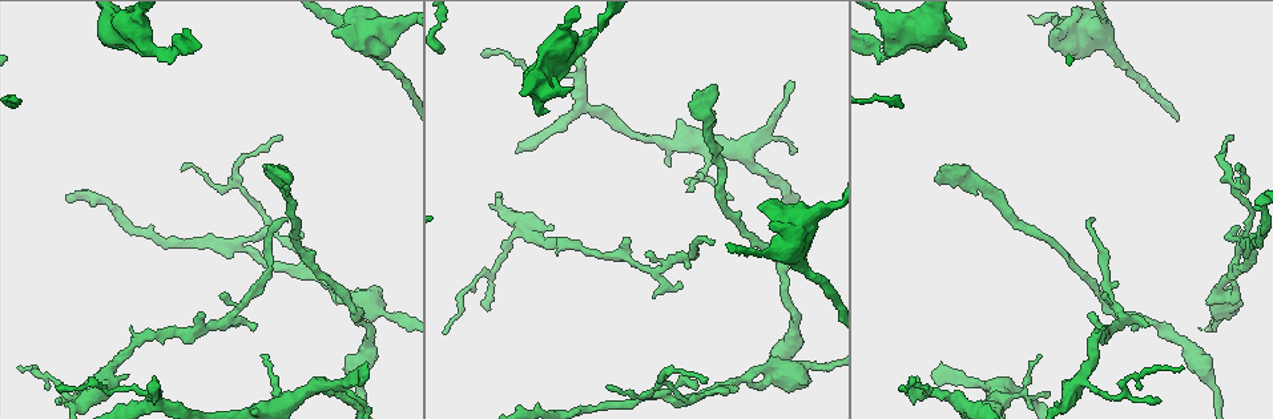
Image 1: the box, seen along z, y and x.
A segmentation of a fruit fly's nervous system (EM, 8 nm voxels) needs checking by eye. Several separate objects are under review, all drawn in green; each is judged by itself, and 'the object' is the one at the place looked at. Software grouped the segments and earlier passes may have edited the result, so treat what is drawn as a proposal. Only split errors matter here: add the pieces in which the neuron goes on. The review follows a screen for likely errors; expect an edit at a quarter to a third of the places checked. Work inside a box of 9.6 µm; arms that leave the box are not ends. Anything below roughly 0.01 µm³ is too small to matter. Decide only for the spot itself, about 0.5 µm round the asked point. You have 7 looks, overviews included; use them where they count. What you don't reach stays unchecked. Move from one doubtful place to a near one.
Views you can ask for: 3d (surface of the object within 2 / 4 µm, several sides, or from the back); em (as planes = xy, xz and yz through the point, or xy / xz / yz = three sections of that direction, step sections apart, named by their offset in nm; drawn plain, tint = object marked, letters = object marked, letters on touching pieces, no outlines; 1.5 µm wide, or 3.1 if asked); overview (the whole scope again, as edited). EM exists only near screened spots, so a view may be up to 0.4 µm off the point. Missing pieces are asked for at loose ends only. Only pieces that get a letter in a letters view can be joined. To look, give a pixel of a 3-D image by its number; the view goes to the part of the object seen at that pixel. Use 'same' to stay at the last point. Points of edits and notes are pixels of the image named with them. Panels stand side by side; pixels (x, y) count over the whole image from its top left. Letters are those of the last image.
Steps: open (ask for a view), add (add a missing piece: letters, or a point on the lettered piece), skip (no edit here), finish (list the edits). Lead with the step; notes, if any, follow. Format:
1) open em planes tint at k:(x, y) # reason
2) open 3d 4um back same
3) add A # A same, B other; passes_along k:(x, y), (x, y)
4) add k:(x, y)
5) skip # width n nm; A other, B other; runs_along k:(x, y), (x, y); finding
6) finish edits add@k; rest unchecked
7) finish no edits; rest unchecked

open 3d 2um at 1:(150, 392) # an open end

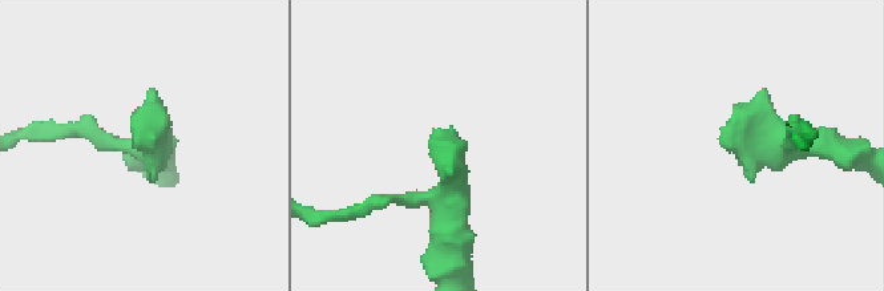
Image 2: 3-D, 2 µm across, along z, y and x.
open em planes letters at 2:(435, 129) # shape alone is not enough

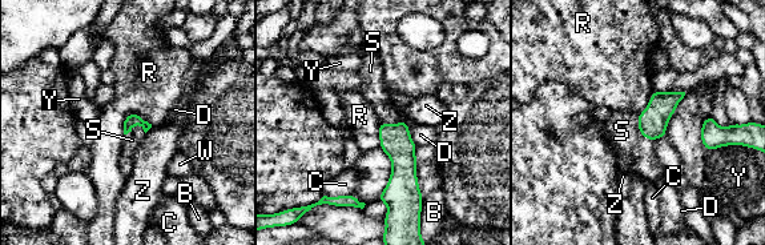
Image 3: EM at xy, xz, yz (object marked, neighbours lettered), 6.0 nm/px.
add S # longest_contact S 190 nm; B other, C other, D other, R other, S same, W other, Y other, Z other; it goes on there

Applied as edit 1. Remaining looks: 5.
open em yz step 4 tint at 1:(182, 167) # tapers out

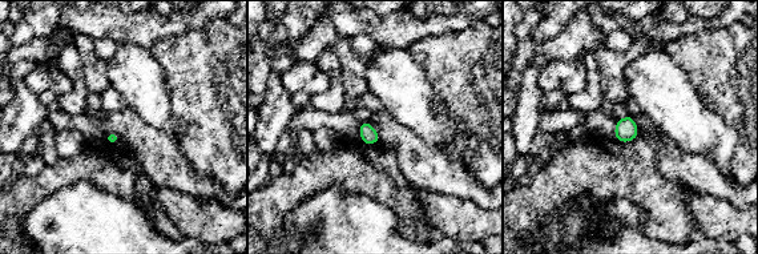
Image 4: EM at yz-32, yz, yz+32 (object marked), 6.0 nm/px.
open em planes letters same # another direction

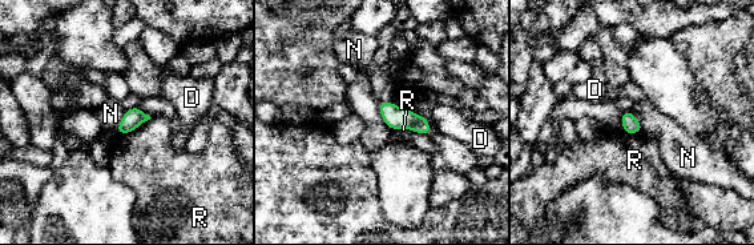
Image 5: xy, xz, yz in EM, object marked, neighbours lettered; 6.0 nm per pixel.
skip # D other, N other, R other; no lettered piece goes on from it

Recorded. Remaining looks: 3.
open em yz step 8 tint at 1:(794, 83) # an open end

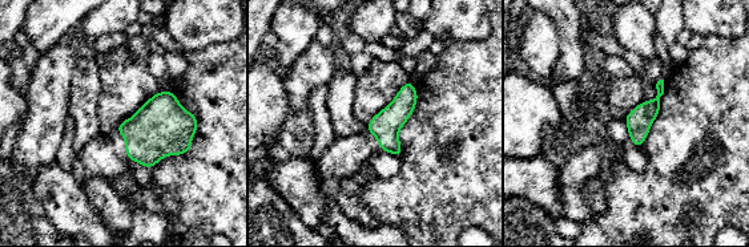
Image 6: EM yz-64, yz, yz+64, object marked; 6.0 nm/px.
open em xz step 8 letters same

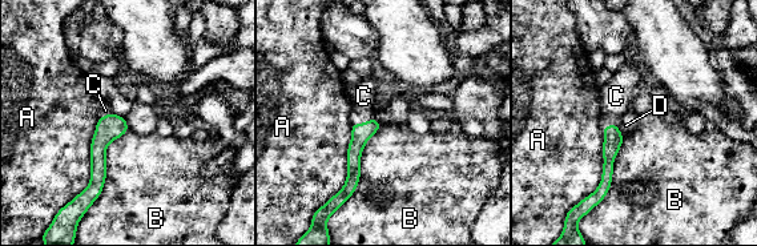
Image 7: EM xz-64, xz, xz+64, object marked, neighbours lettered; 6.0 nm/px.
add C # A other, B other, C same, D other; passes_along 7:(361, 133), (363, 122), (363, 96); it goes on there

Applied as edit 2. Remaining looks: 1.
finish edits add@3, add@7; rest unchecked

